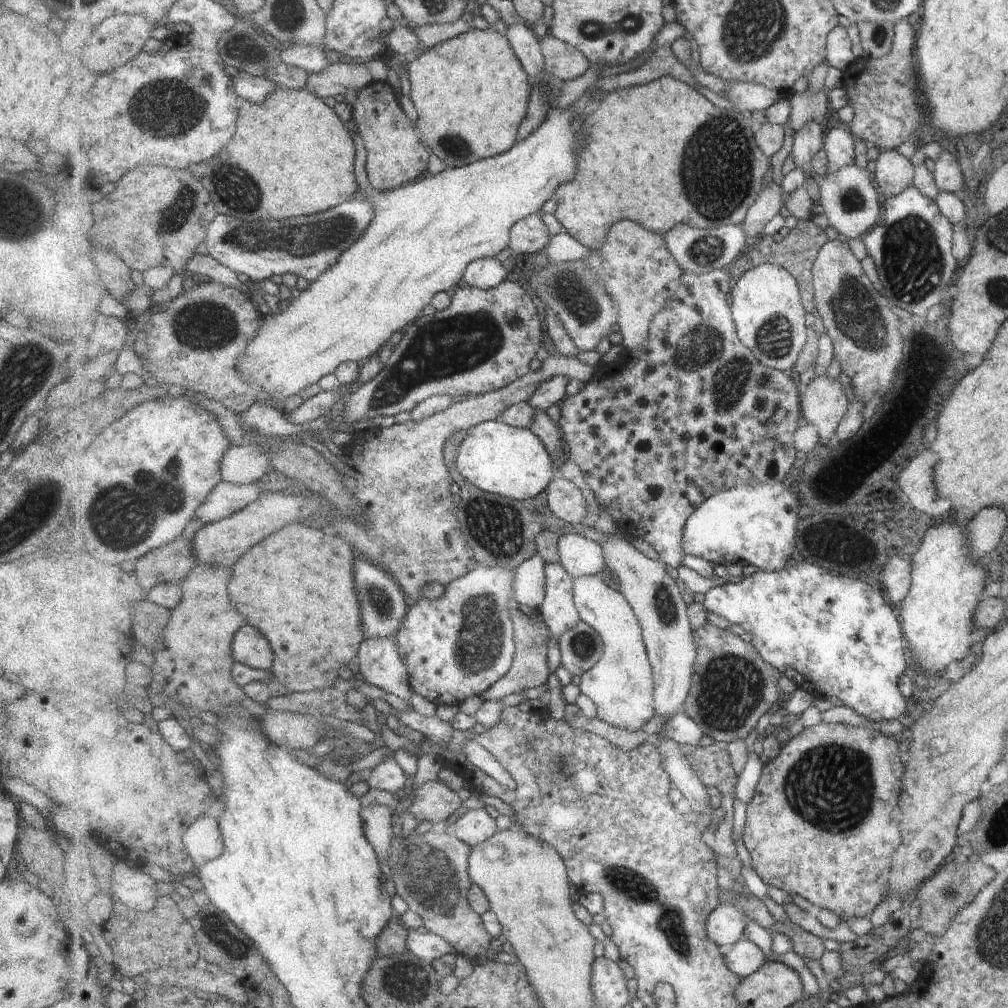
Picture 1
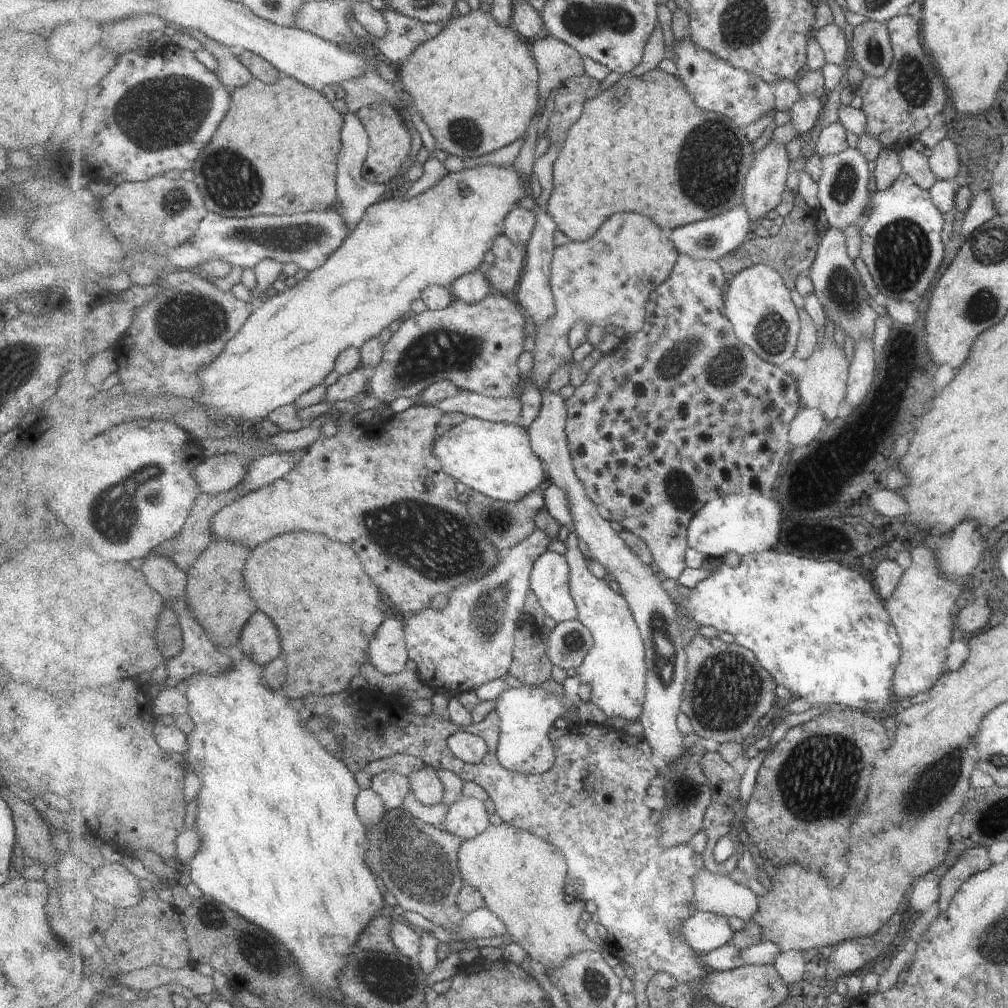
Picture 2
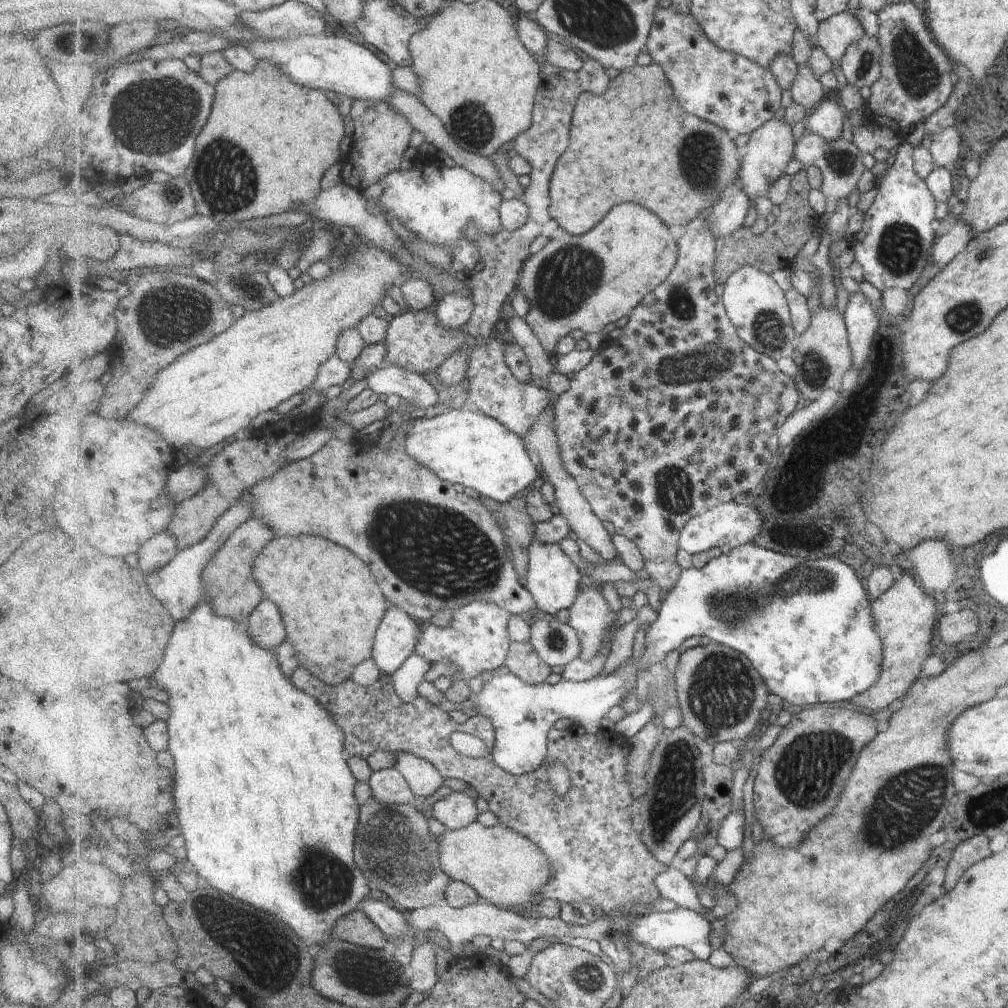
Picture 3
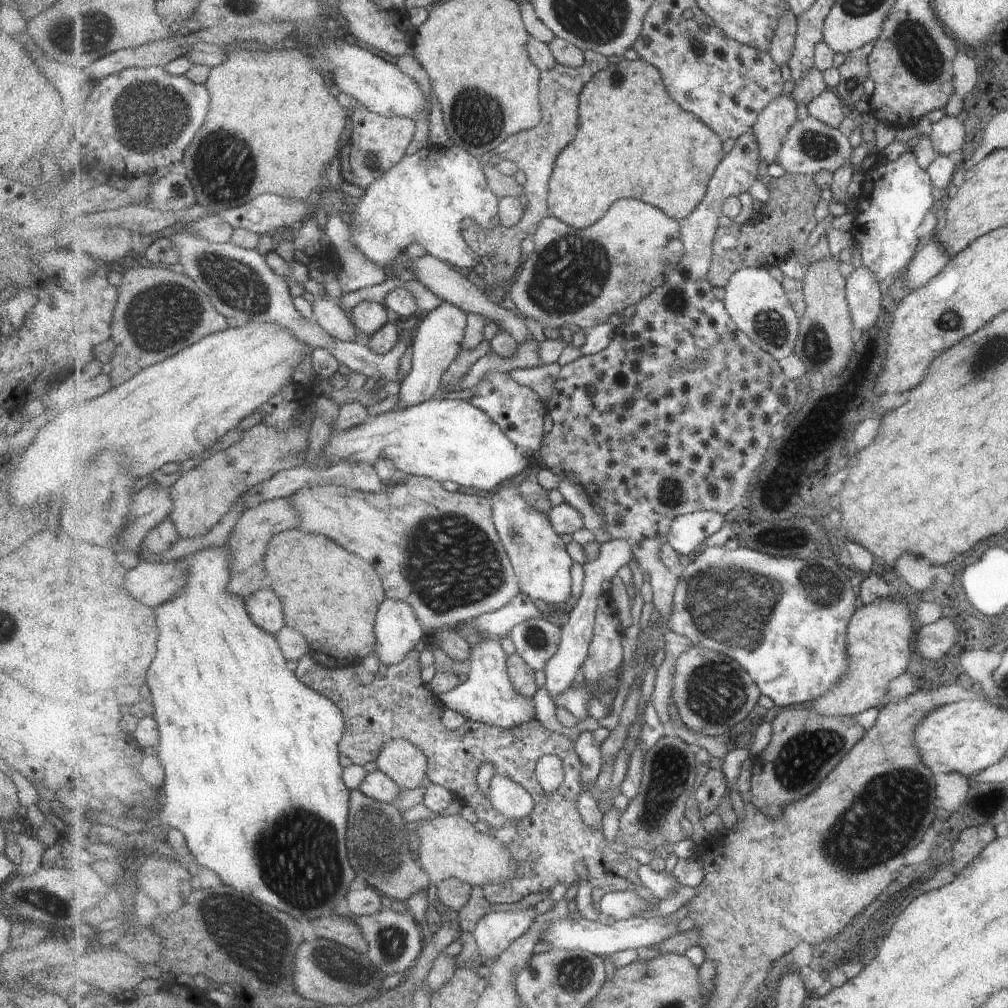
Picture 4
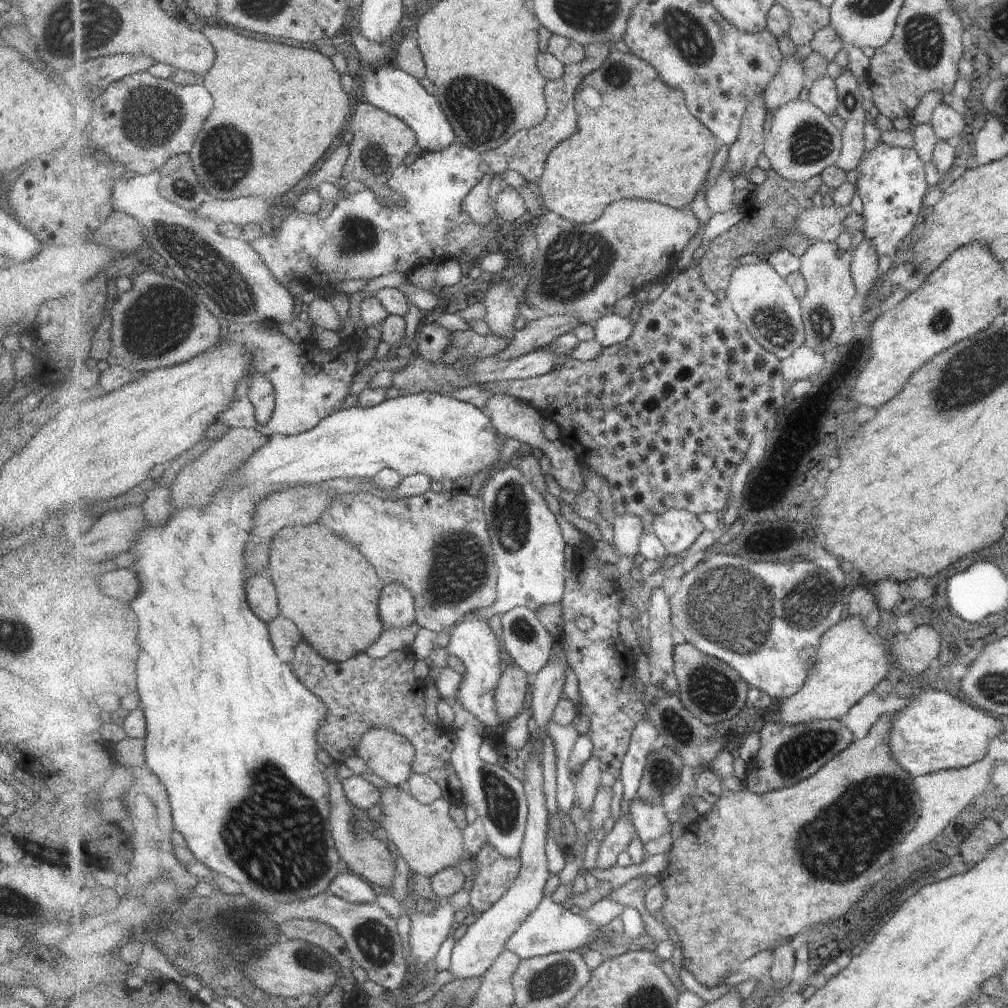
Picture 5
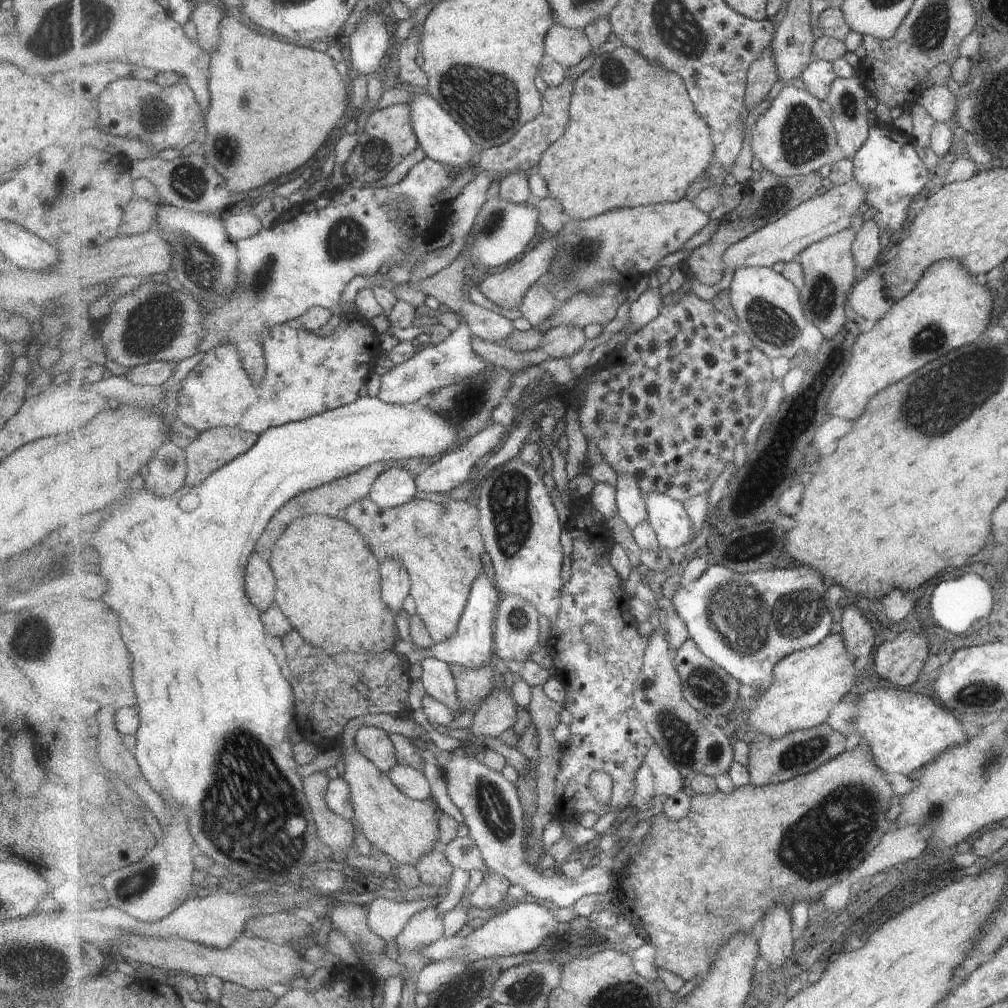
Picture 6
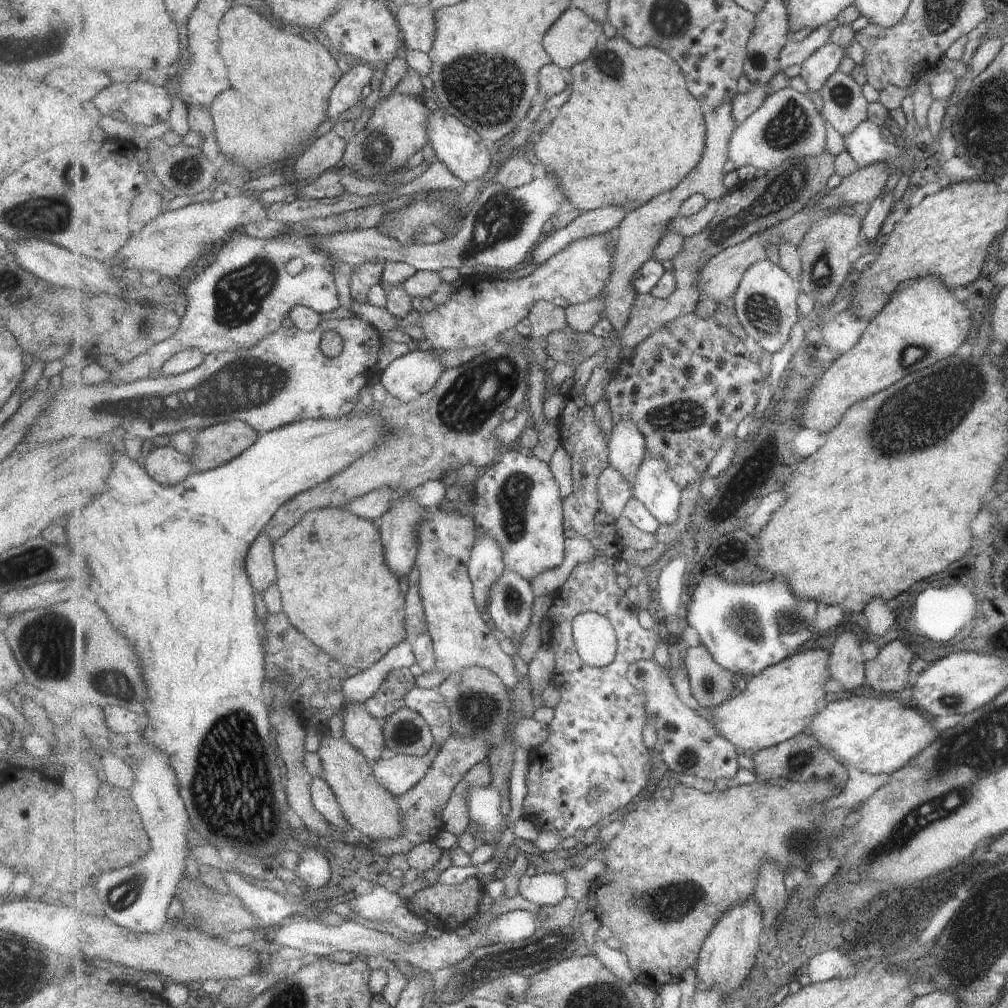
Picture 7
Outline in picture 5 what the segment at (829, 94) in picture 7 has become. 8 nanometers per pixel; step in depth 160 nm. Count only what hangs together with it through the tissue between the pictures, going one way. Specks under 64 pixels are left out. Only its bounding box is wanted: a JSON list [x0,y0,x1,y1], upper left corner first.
[836,71,867,172]

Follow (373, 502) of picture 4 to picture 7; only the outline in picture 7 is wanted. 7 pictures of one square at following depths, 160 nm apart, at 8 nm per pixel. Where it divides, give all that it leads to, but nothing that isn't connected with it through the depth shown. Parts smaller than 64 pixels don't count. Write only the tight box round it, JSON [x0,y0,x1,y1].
[416,507,517,690]

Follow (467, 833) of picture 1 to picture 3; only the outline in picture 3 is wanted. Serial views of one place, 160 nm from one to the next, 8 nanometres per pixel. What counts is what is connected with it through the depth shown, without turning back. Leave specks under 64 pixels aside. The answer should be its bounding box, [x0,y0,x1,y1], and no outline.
[432,792,479,830]

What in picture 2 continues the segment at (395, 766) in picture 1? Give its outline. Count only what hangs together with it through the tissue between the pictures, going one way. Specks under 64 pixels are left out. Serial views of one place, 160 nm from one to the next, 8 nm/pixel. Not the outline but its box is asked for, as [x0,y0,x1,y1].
[371,771,411,809]

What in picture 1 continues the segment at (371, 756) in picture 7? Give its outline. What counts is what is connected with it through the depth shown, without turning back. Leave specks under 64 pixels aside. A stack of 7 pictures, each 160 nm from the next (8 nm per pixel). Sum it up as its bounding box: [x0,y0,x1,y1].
[410,780,463,826]

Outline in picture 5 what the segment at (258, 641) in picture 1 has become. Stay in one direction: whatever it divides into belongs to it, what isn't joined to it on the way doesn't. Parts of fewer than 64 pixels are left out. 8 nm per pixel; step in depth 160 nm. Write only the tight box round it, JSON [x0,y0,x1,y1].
[246,571,281,624]

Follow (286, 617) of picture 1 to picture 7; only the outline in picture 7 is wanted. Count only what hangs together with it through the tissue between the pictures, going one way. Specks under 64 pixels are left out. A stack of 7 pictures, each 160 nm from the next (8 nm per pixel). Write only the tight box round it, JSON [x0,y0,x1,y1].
[274,508,407,671]

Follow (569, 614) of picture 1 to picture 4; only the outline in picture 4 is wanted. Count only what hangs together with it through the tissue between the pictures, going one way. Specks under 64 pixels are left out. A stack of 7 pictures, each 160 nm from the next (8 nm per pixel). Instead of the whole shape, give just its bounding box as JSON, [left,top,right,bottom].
[491,482,573,606]

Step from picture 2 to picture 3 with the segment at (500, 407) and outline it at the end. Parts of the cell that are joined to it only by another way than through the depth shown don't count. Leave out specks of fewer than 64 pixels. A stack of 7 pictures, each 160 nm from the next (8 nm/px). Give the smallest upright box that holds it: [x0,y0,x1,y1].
[367,362,439,408]

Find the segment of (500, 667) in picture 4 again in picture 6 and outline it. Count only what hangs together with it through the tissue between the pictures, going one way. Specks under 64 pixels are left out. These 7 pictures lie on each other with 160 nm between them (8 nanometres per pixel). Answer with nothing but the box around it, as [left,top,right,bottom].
[428,563,501,669]

